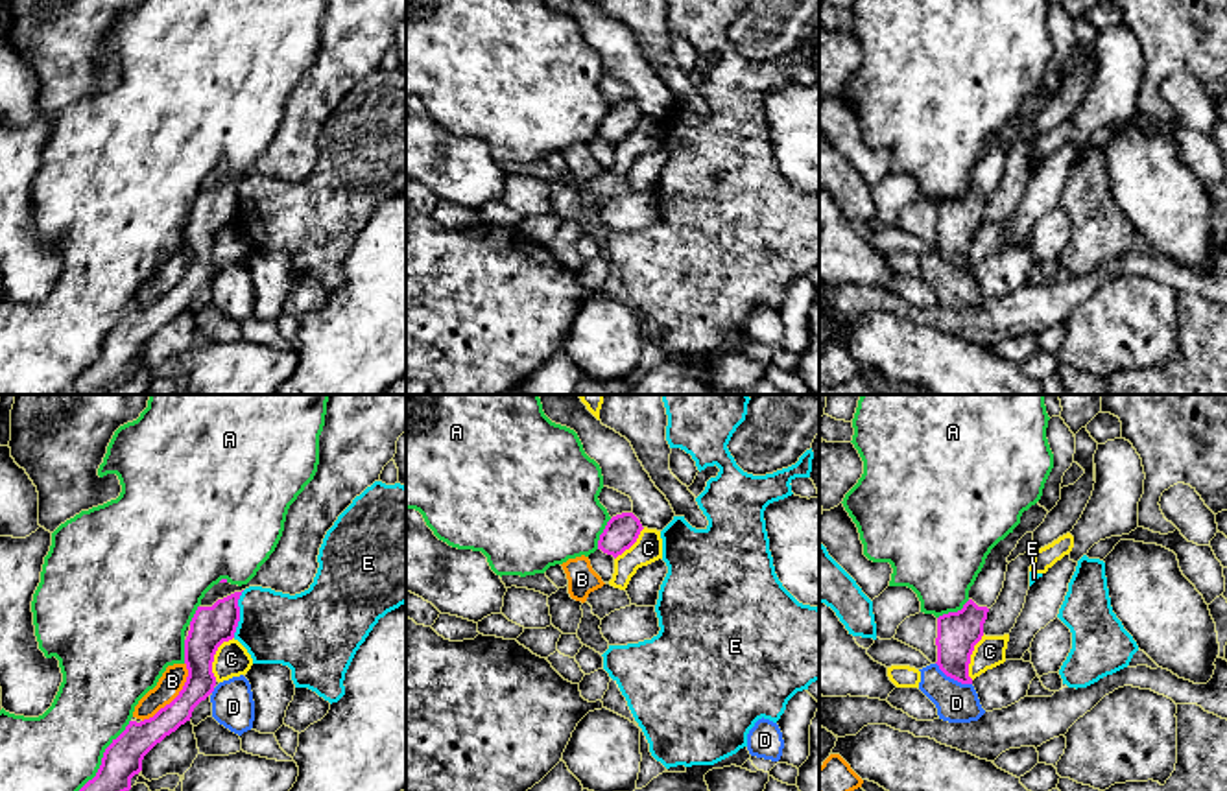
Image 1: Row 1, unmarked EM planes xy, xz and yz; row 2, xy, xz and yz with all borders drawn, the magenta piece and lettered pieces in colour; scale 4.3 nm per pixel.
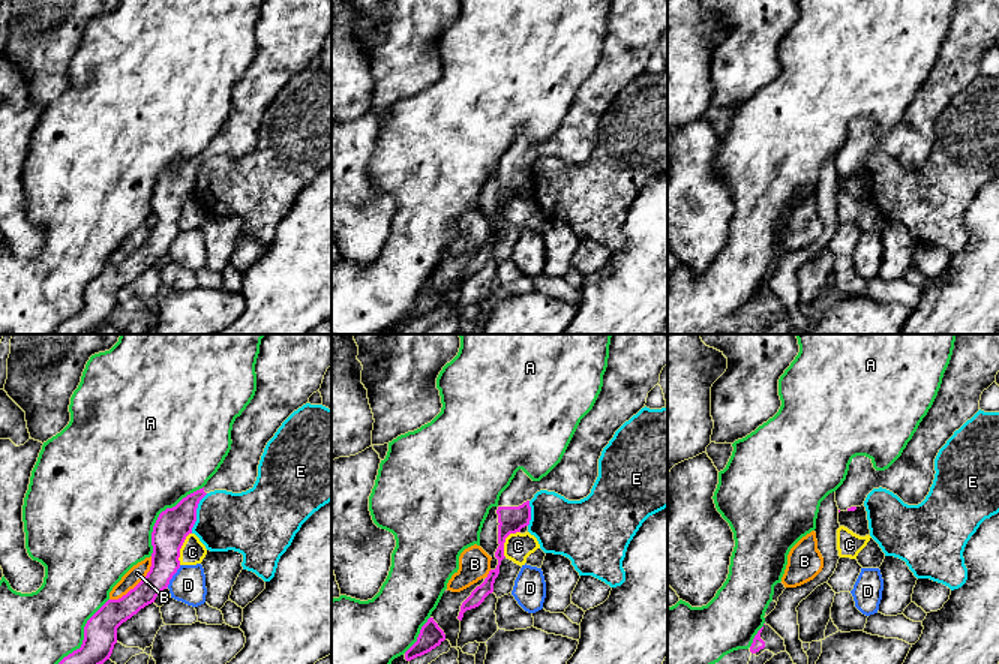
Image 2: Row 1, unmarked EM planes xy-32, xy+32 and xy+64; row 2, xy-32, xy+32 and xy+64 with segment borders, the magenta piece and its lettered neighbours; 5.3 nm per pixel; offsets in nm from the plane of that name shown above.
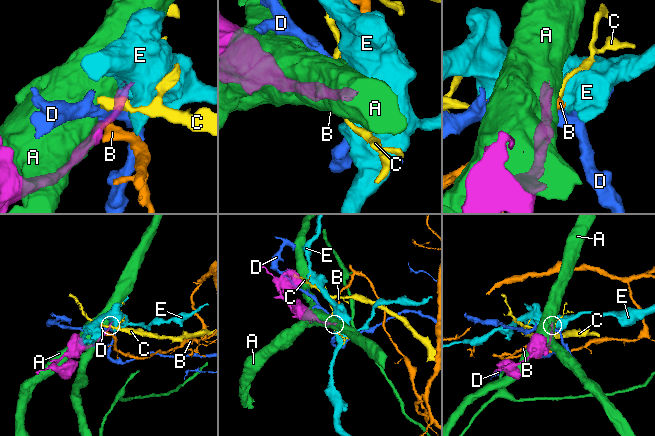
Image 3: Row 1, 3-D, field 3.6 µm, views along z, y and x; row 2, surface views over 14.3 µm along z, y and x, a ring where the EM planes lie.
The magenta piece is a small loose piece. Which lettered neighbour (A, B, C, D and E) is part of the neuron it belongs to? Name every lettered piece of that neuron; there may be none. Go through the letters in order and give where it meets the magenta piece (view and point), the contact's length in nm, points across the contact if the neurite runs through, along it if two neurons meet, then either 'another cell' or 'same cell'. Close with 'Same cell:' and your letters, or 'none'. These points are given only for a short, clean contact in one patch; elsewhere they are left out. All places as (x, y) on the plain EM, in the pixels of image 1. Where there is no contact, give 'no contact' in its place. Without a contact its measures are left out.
A: xy (102, 347) | 440 nm | another cell
B: xy (178, 283) | 320 nm | along xy (185, 249), (183, 275), (142, 308) | another cell
C: xy (213, 244) | 200 nm | along xy (233, 224), (214, 242), (214, 266) | another cell
D: yz (953, 264) | 190 nm | along yz (936, 249), (947, 262), (971, 271) | another cell
E: xy (238, 201) | 220 nm | along xy (244, 177), (238, 187), (238, 212), (233, 224) | another cell
Same cell: none

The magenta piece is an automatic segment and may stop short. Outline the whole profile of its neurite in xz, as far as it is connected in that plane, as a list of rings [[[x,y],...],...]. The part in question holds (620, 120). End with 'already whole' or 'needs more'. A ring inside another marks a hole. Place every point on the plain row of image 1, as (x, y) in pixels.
[[[633,100],[616,101],[600,122],[598,136],[616,146],[637,129],[642,116],[640,107]]]; already whole

